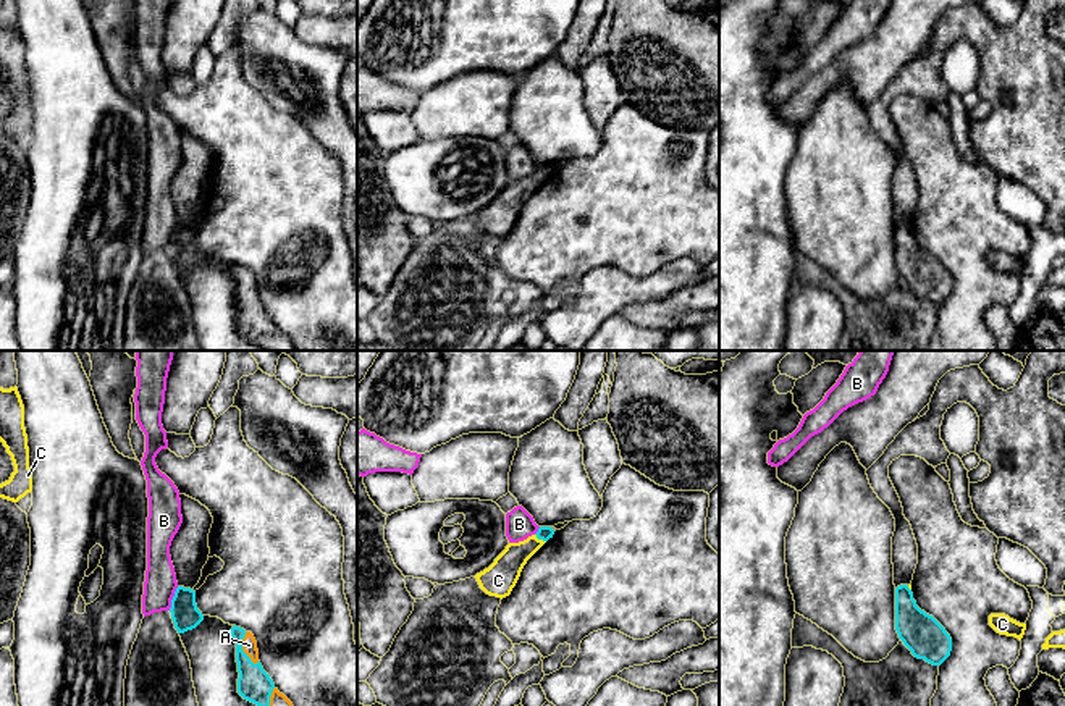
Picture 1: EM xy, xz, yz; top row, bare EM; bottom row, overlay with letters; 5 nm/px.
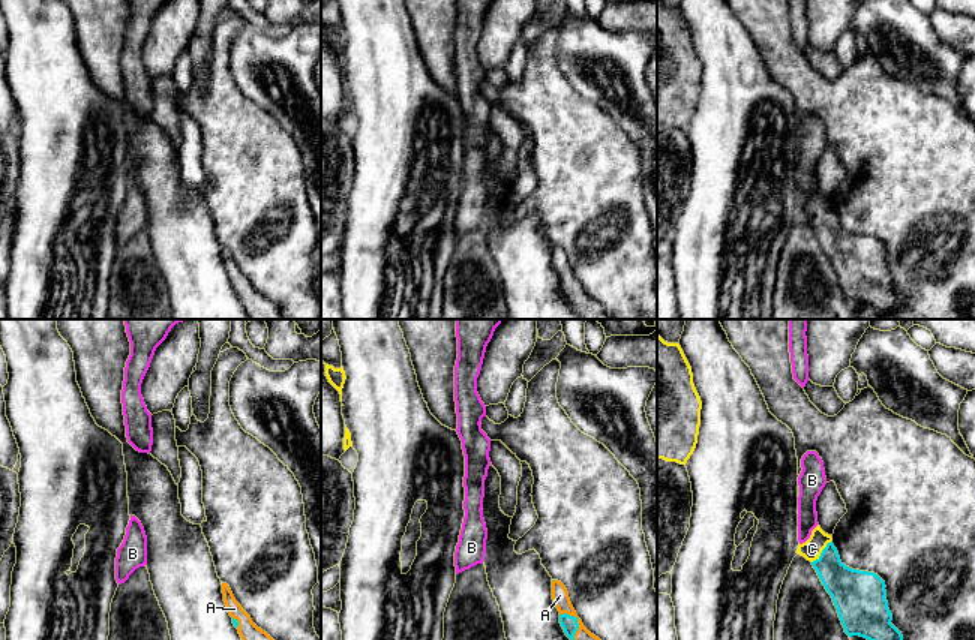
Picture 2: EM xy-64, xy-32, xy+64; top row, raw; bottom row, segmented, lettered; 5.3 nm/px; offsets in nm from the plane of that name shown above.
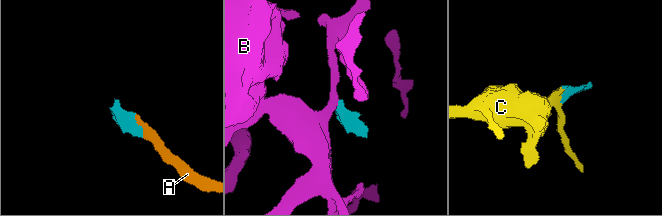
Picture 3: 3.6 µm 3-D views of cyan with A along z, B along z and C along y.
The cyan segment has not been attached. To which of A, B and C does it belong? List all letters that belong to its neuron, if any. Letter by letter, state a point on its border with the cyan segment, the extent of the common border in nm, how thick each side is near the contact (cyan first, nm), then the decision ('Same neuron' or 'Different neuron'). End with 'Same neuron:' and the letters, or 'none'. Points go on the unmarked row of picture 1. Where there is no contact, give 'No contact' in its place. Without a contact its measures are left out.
A: Touches cyan at xy (241, 286). Shared border 180 nm. Thickness 170 nm (cyan) against 80 nm. Same neuron
B: Touches cyan at xy (173, 236). Shared border 130 nm. Thickness 140 nm (cyan) against 160 nm. Different neuron
C: Touches cyan at xz (540, 176). Shared border 70 nm. Thickness 70 nm (cyan) against 150 nm. Same neuron
Same neuron: A, C

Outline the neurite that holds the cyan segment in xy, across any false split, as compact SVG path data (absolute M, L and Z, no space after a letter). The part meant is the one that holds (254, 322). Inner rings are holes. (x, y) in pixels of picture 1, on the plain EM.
M233 263L231 275L236 281L238 331L268 351L294 351L293 341L278 330L270 313L263 309L254 273Z

